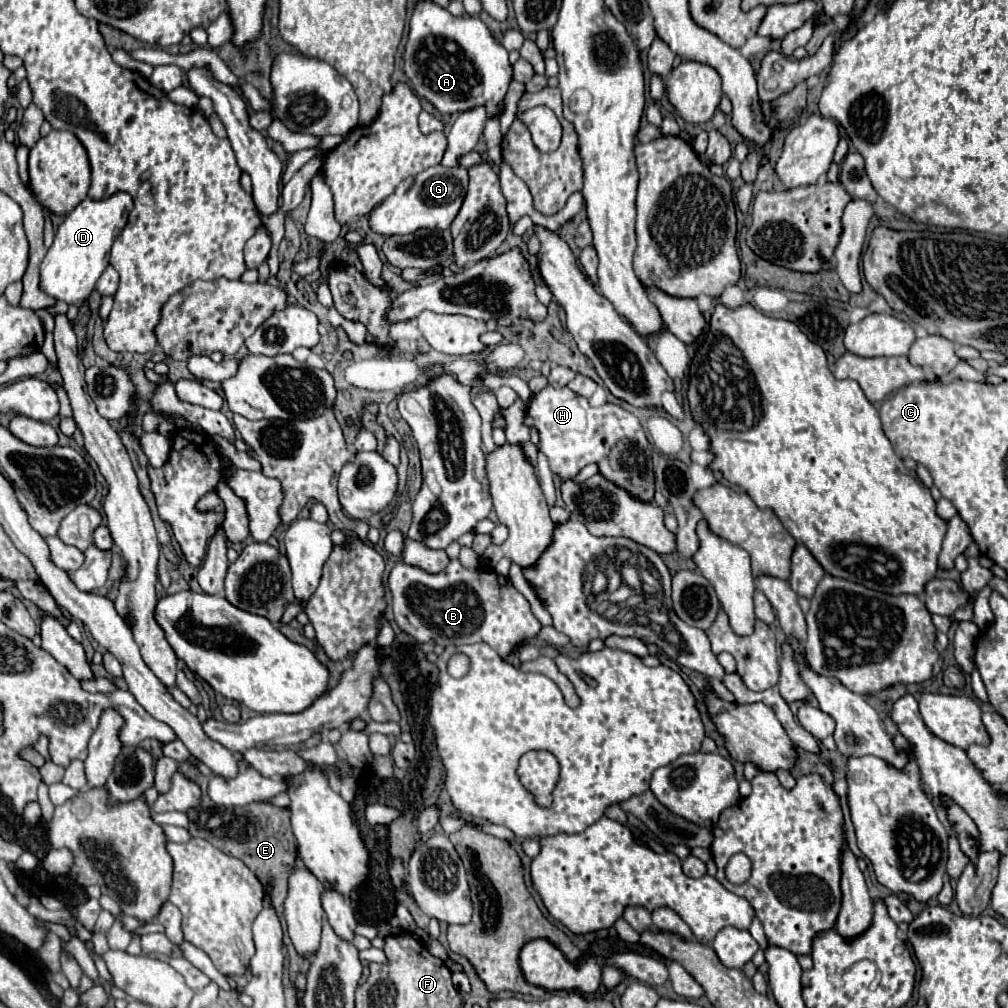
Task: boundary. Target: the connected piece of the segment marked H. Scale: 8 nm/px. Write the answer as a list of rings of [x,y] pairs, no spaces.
[[[547,386],[533,396],[525,424],[537,426],[541,436],[541,452],[549,458],[551,470],[561,480],[575,476],[585,464],[597,462],[599,470],[615,484],[629,490],[629,494],[645,502],[653,500],[655,474],[649,442],[637,416],[621,406],[603,404],[599,408],[591,408],[585,398],[573,394],[569,388],[555,390],[553,386]]]

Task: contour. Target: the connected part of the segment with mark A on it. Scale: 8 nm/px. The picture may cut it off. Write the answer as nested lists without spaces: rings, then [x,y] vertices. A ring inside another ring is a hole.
[[[419,2],[411,16],[403,58],[405,74],[415,92],[427,98],[441,114],[463,112],[475,106],[487,106],[489,116],[501,112],[497,102],[503,100],[511,82],[511,64],[507,60],[507,50],[491,36],[481,18],[455,18],[433,2]]]

